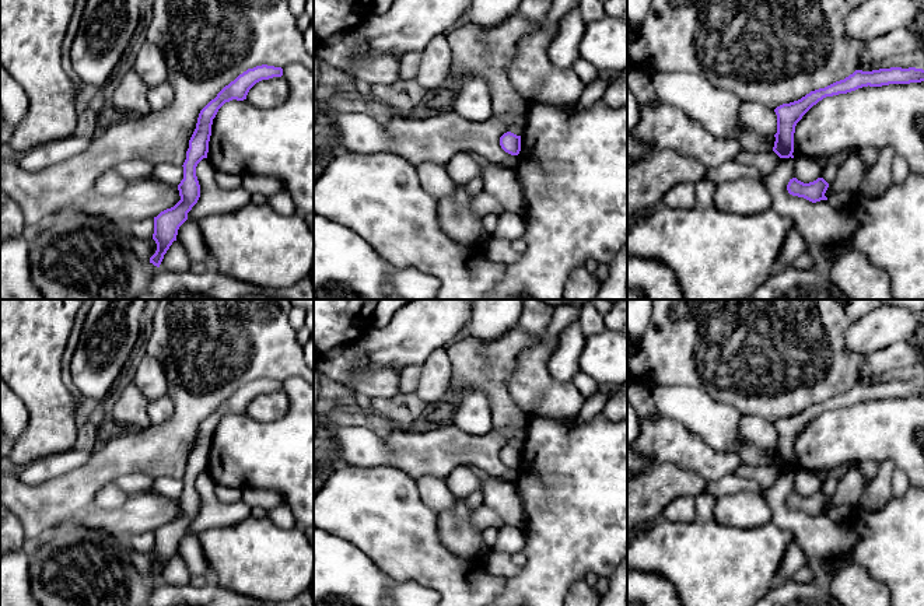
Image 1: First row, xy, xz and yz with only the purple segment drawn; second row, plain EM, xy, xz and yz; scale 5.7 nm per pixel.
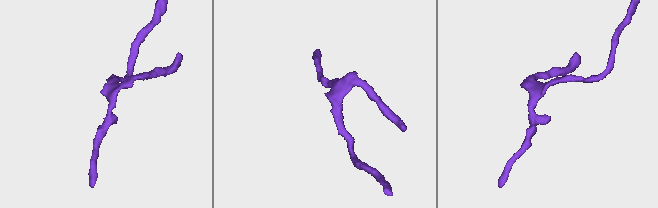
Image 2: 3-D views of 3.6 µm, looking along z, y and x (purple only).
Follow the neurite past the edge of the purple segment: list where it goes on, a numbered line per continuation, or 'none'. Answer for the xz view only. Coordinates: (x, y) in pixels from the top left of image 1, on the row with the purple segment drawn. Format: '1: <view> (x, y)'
1: xz (436, 136)

